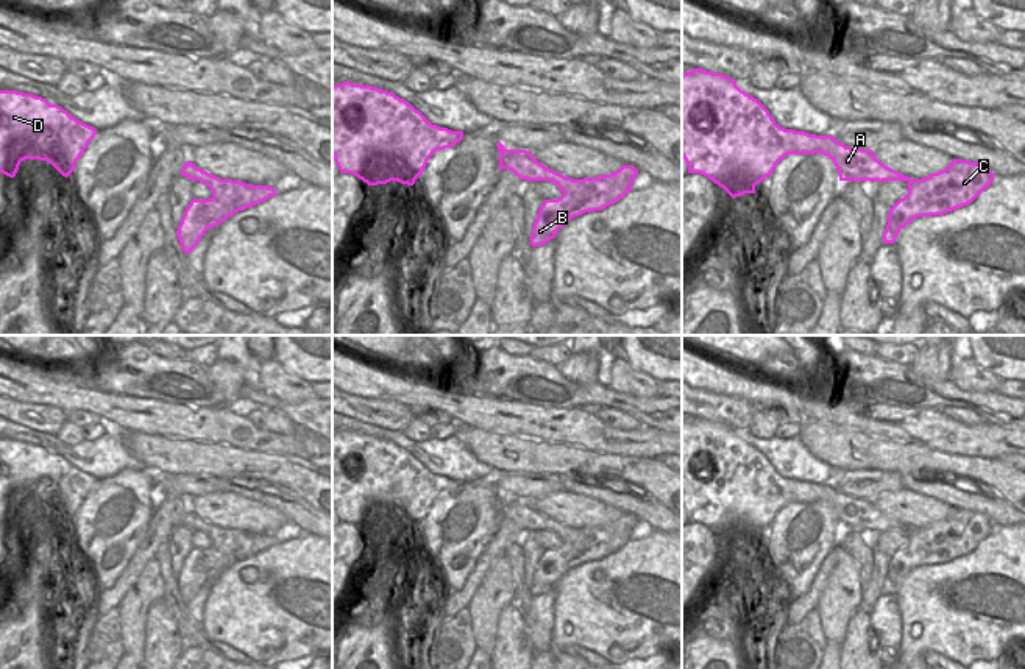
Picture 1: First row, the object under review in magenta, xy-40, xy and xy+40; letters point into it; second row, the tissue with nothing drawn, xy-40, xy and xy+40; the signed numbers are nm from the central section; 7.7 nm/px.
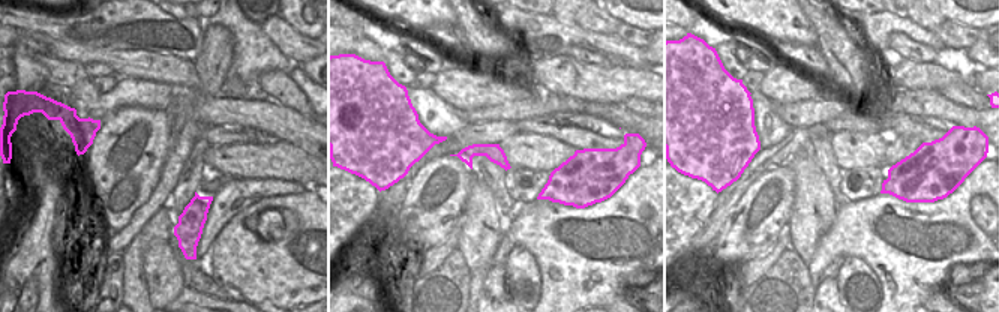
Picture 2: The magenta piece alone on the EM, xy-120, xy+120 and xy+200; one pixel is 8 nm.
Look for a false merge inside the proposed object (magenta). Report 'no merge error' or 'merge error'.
merge error

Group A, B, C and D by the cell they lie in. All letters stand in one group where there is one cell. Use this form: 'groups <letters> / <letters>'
groups A D / B C

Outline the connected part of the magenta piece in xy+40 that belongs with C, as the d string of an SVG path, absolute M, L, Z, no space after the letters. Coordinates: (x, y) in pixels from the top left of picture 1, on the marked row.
M952 159L938 173L908 182L908 193L888 214L883 243L894 243L900 229L917 217L944 215L970 204L994 181L994 173L978 162Z

